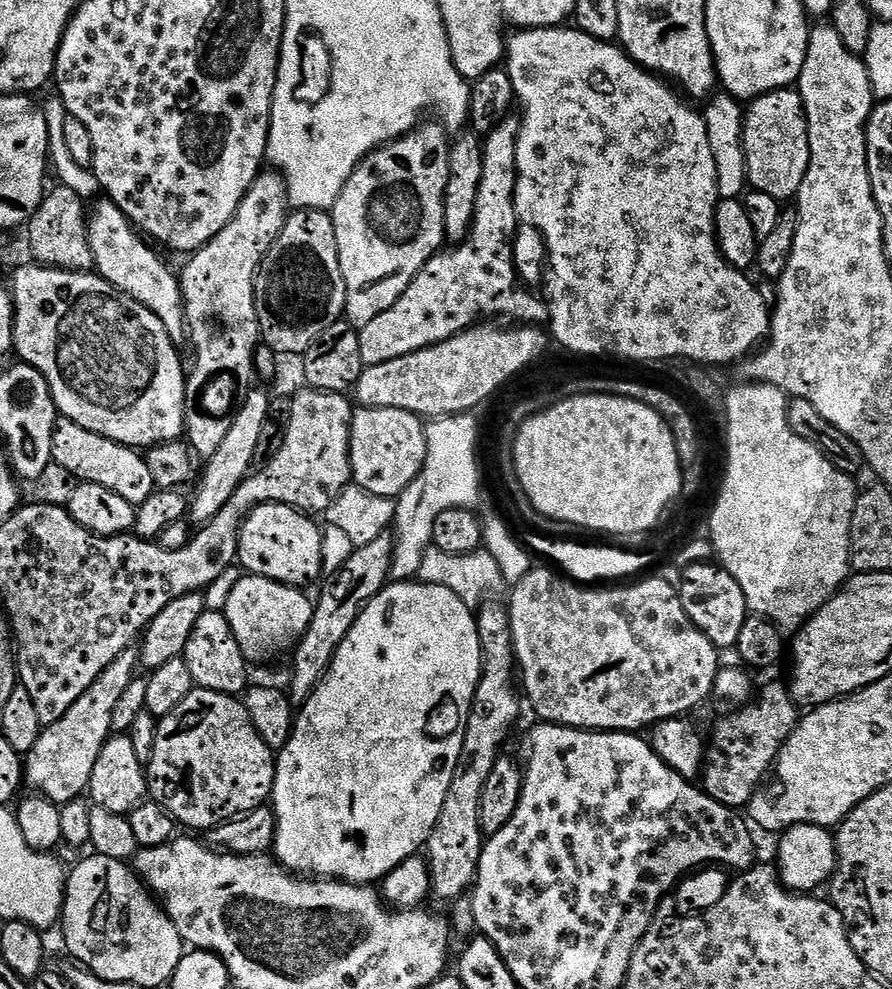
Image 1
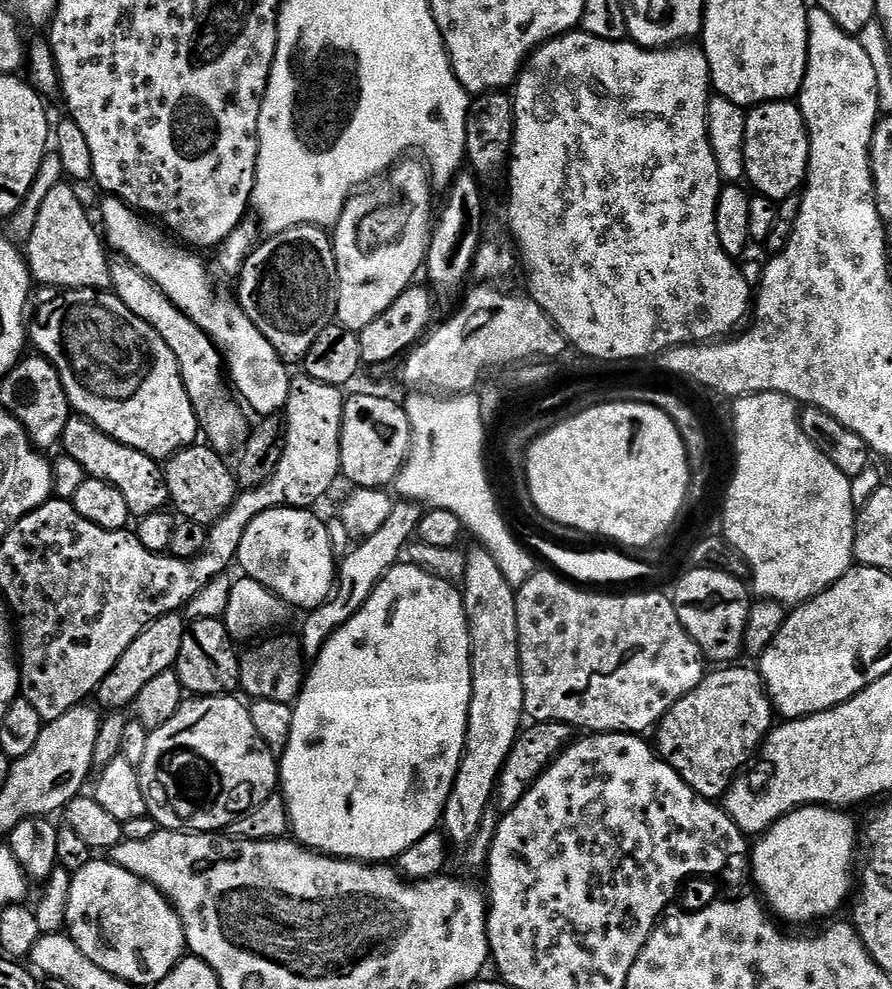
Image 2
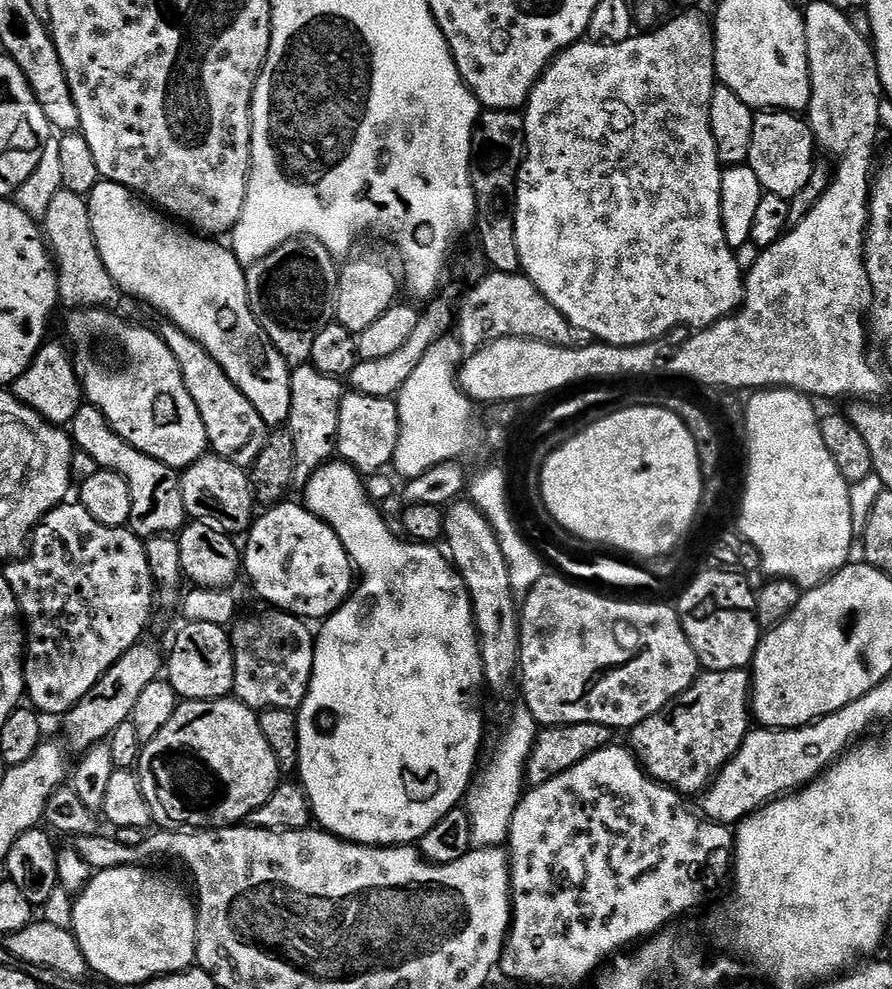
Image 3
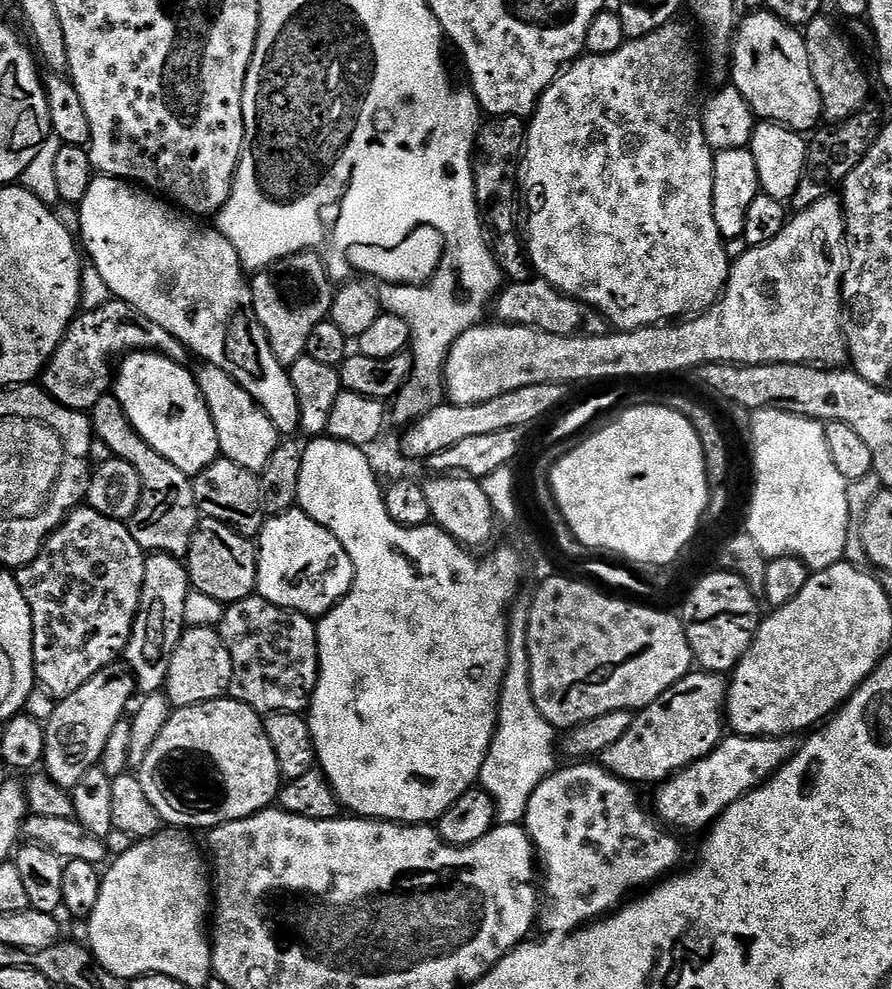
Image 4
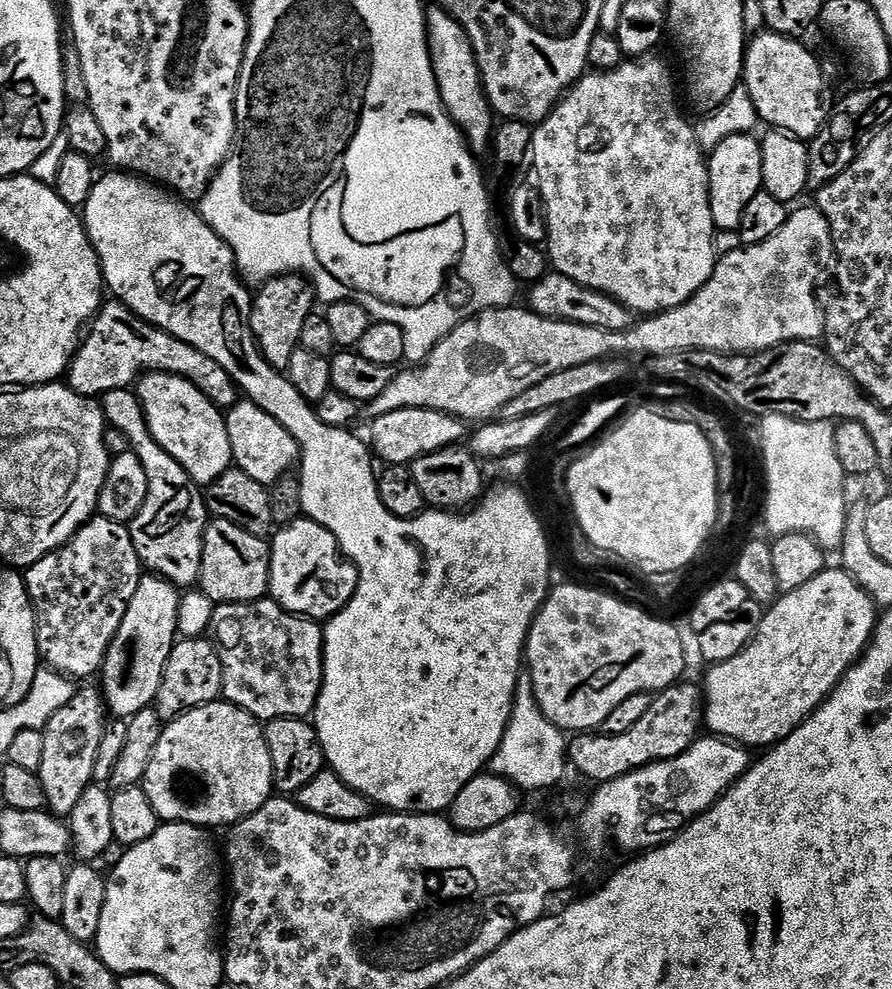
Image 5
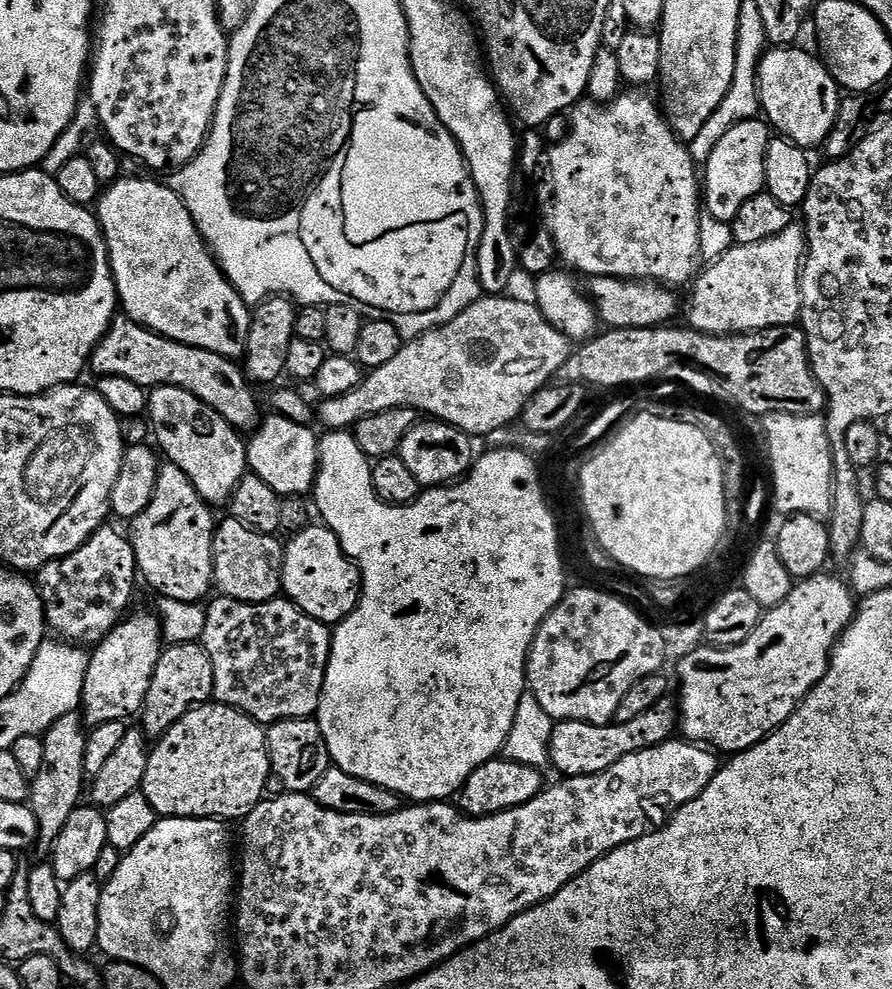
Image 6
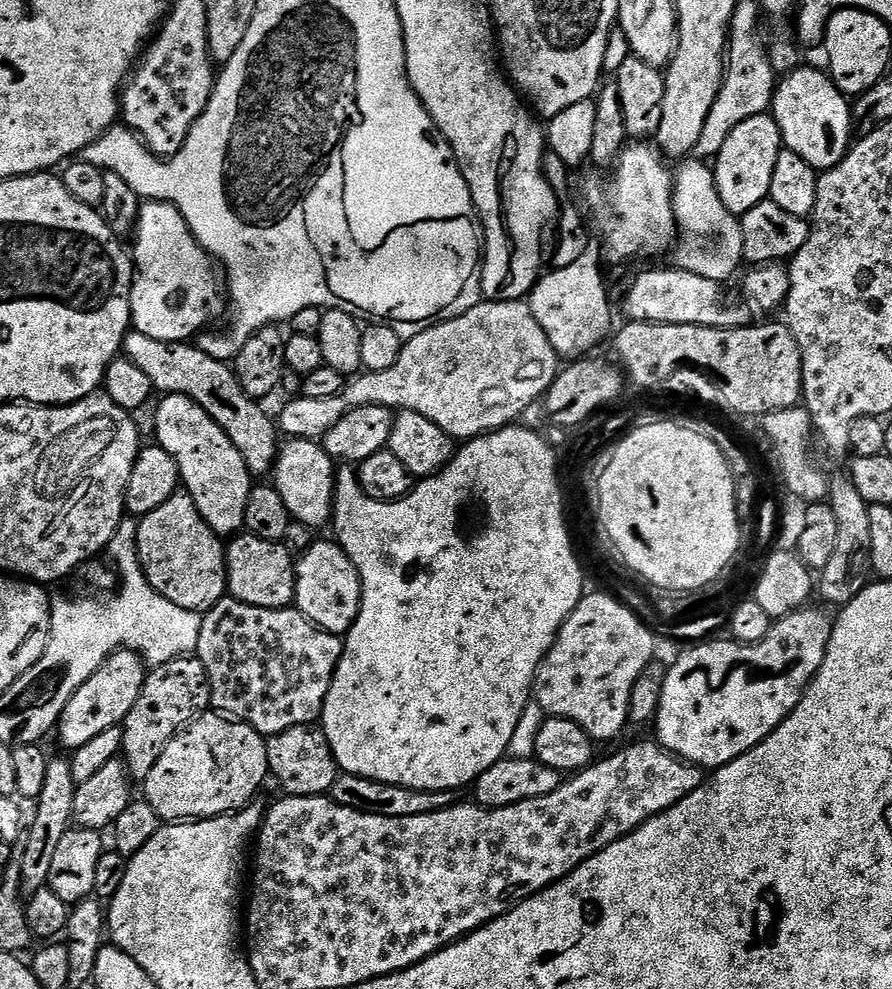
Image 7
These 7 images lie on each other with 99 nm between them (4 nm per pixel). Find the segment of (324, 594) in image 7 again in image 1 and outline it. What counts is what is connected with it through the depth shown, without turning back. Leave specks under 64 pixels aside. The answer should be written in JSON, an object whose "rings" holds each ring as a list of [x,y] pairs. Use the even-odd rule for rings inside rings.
{"rings":[[[259,504],[244,519],[244,525],[240,527],[239,567],[245,573],[270,578],[292,588],[304,588],[312,583],[315,585],[324,572],[322,566],[324,534],[321,525],[316,525],[312,520],[315,519],[311,515],[285,504]]]}

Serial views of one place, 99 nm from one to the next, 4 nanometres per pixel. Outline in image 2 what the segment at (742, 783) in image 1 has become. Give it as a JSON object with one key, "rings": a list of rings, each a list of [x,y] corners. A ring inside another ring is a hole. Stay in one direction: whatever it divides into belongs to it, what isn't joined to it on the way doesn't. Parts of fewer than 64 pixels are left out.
{"rings":[[[720,666],[715,670],[716,672],[709,671],[704,677],[704,681],[700,683],[694,690],[690,690],[690,694],[686,694],[678,702],[674,702],[674,706],[670,706],[670,710],[661,719],[660,723],[656,725],[654,729],[654,747],[661,760],[665,760],[670,767],[683,778],[683,780],[694,789],[699,796],[706,798],[707,800],[719,801],[728,793],[728,787],[735,782],[741,775],[740,772],[748,763],[752,760],[752,755],[761,751],[764,739],[768,736],[768,733],[772,731],[774,727],[774,709],[772,706],[772,699],[768,696],[768,691],[764,685],[764,680],[761,678],[759,671],[755,667],[752,668],[736,668],[740,666]]]}

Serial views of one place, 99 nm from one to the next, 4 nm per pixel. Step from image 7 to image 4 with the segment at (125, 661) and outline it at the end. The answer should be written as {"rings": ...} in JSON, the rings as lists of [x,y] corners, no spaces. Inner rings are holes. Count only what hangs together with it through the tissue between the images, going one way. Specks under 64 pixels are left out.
{"rings":[[[165,552],[145,555],[140,605],[126,649],[126,667],[136,677],[136,686],[141,693],[159,692],[168,683],[170,658],[186,627],[184,619],[189,591],[188,569],[181,557]]]}

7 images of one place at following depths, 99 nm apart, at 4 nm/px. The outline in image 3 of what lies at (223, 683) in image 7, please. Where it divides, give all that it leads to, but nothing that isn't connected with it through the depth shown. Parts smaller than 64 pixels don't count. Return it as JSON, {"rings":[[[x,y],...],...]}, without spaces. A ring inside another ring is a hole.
{"rings":[[[264,610],[253,616],[241,615],[231,625],[234,650],[235,699],[253,710],[266,708],[299,709],[306,698],[314,670],[316,636],[307,623],[289,612]],[[244,616],[244,617],[243,617]],[[308,627],[308,628],[307,628]]]}

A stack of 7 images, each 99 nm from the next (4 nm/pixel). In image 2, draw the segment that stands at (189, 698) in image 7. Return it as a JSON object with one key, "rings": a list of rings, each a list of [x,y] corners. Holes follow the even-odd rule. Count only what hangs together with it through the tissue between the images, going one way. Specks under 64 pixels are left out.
{"rings":[[[223,619],[194,620],[185,627],[174,671],[188,694],[226,696],[240,688],[240,652]]]}

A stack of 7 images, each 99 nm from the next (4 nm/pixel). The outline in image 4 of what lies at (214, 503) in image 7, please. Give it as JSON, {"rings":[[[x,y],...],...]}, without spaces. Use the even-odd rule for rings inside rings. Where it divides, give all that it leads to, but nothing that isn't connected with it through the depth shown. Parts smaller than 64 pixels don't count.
{"rings":[[[158,352],[127,353],[114,372],[114,395],[137,434],[166,462],[191,478],[217,460],[220,447],[208,403],[202,398],[195,375],[188,374],[184,366]]]}

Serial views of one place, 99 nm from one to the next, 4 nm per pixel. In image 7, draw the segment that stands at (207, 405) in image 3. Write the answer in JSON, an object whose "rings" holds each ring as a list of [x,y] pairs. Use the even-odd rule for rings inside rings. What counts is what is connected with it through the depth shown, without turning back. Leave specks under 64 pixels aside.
{"rings":[[[288,438],[279,445],[274,465],[274,486],[278,494],[282,494],[282,502],[286,502],[286,510],[290,510],[293,521],[319,530],[327,520],[329,523],[333,519],[337,471],[337,465],[323,443]]]}

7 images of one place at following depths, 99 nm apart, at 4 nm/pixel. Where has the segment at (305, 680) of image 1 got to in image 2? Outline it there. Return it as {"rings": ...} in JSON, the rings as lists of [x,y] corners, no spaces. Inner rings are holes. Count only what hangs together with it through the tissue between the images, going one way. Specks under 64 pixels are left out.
{"rings":[[[397,499],[382,528],[376,534],[361,539],[355,547],[343,553],[336,570],[336,585],[332,587],[332,592],[326,598],[326,602],[322,602],[305,615],[308,617],[304,620],[304,629],[299,629],[298,635],[300,643],[304,646],[305,657],[319,656],[328,639],[343,624],[350,622],[350,618],[354,618],[358,610],[362,610],[370,594],[374,594],[380,579],[396,564],[401,563],[406,545],[417,535],[421,515],[421,505],[415,500]]]}

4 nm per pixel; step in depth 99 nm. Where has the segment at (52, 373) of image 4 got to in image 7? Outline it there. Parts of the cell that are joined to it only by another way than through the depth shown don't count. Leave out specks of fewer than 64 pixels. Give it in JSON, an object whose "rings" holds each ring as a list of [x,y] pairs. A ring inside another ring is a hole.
{"rings":[[[135,330],[129,331],[124,338],[123,355],[134,362],[150,378],[153,389],[160,394],[183,394],[192,399],[234,442],[238,454],[246,462],[249,473],[256,478],[273,471],[278,455],[278,428],[263,412],[257,401],[245,396],[235,371],[225,361],[214,358],[203,352],[192,342],[162,342],[158,338],[150,338]]]}

